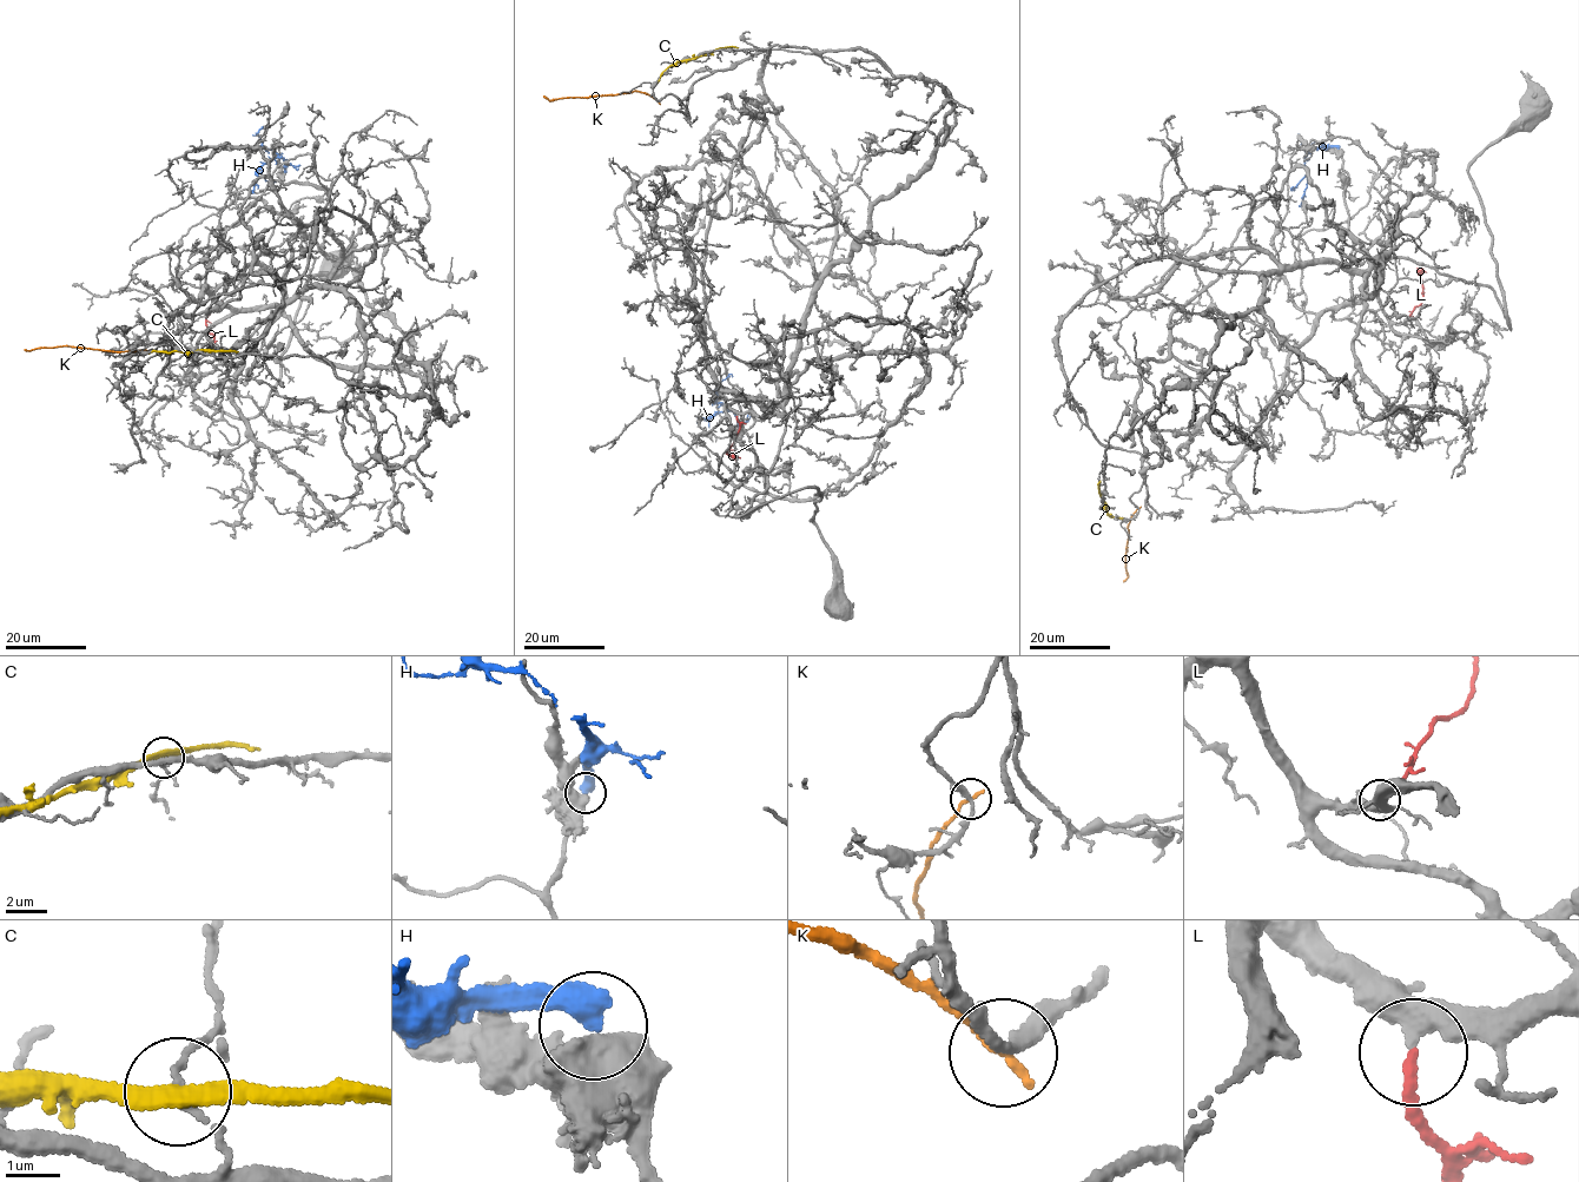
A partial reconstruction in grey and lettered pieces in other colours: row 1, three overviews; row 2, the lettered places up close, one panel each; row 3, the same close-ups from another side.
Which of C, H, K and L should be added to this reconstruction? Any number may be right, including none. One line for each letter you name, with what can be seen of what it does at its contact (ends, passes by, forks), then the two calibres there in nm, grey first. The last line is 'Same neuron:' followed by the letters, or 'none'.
L: It ends there. Thickness 280 nm (grey) against 190 nm
Same neuron: L

